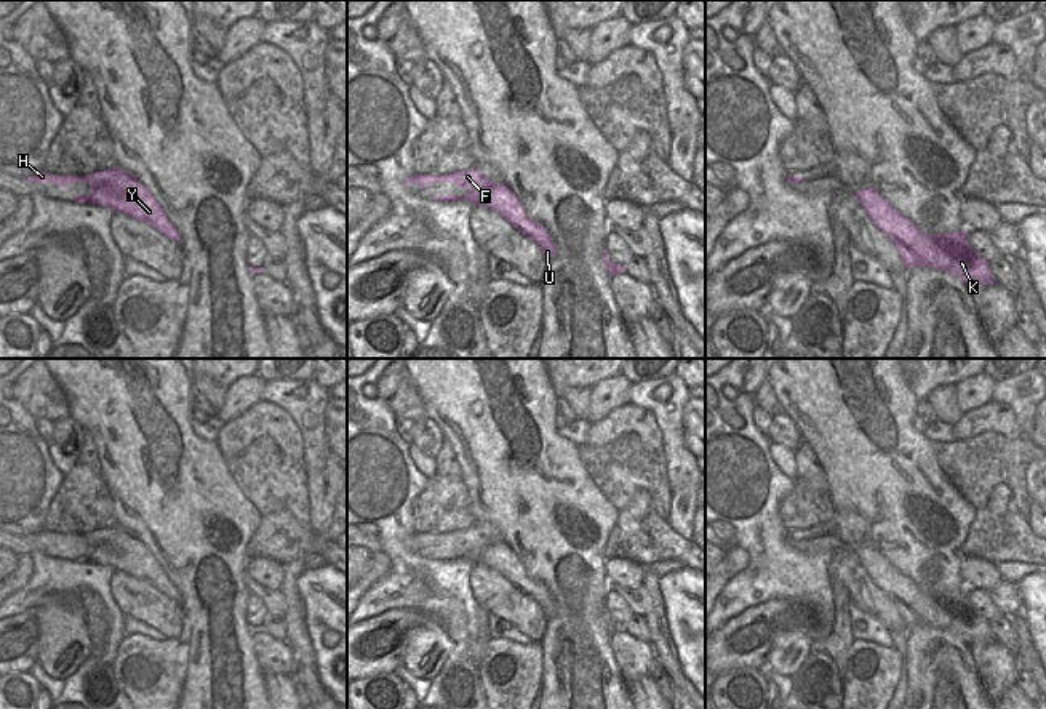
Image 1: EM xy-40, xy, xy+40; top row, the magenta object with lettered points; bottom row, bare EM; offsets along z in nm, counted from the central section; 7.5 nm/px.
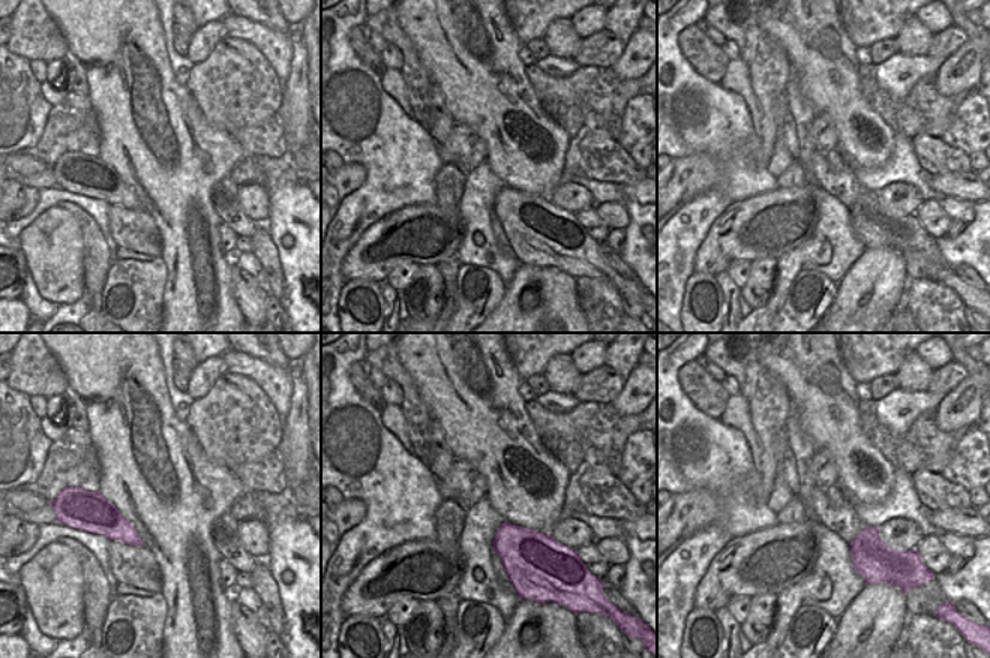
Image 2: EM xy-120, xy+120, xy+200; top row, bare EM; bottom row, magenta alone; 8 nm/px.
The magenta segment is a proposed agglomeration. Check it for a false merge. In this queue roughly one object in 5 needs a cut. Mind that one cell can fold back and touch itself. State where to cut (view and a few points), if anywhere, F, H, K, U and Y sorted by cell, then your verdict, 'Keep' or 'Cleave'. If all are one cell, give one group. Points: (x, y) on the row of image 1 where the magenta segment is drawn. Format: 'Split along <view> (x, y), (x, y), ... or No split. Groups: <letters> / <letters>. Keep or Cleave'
No split. Groups: F H K U Y. Keep

